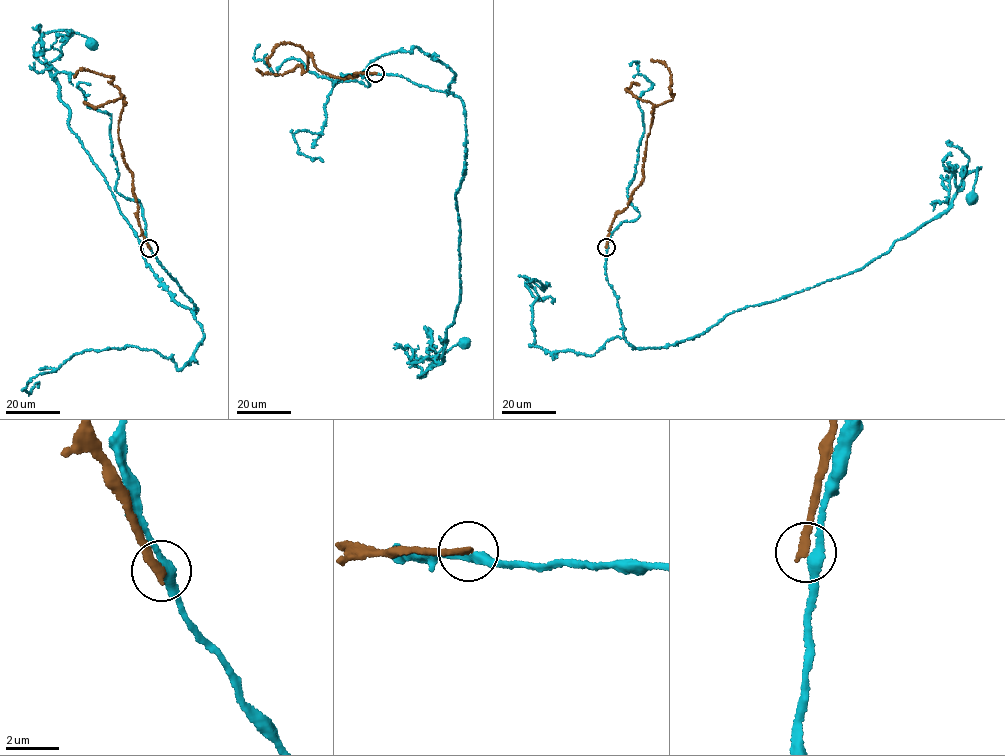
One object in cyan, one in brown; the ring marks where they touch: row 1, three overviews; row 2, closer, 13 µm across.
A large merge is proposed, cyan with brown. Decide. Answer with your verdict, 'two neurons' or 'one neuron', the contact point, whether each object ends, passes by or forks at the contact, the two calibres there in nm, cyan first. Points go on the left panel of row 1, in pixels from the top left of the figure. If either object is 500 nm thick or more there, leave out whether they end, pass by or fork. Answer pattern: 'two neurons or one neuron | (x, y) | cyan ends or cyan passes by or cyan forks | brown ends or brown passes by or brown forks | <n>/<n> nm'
two neurons | (149, 248) | cyan passes by | brown ends | 320/280 nm

